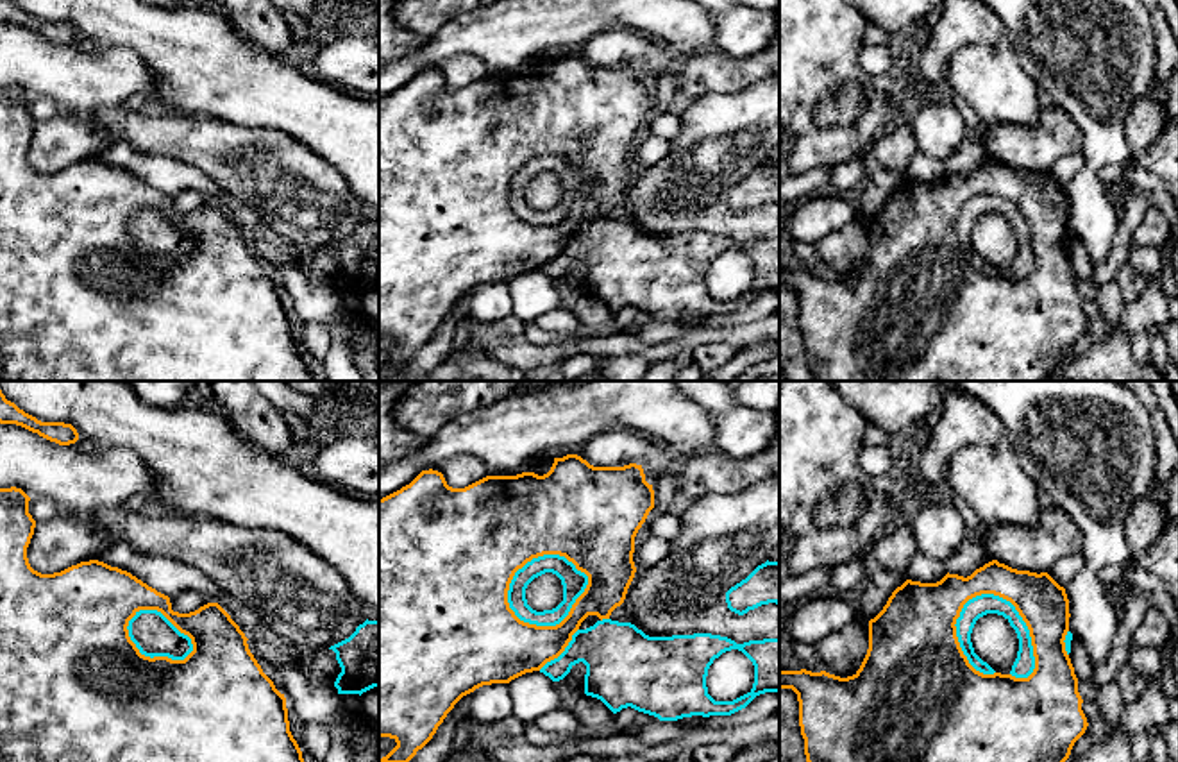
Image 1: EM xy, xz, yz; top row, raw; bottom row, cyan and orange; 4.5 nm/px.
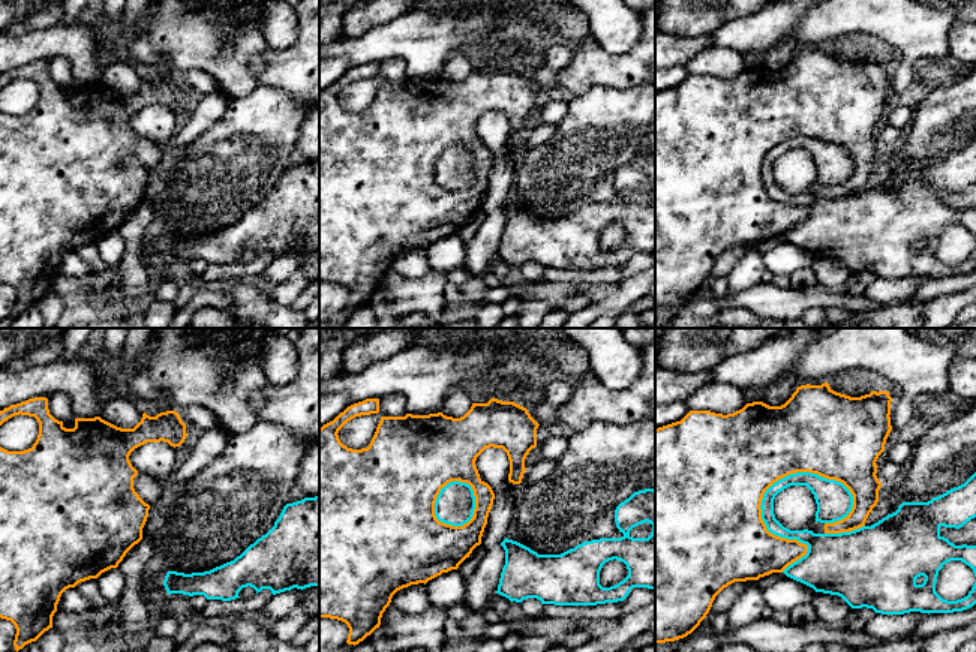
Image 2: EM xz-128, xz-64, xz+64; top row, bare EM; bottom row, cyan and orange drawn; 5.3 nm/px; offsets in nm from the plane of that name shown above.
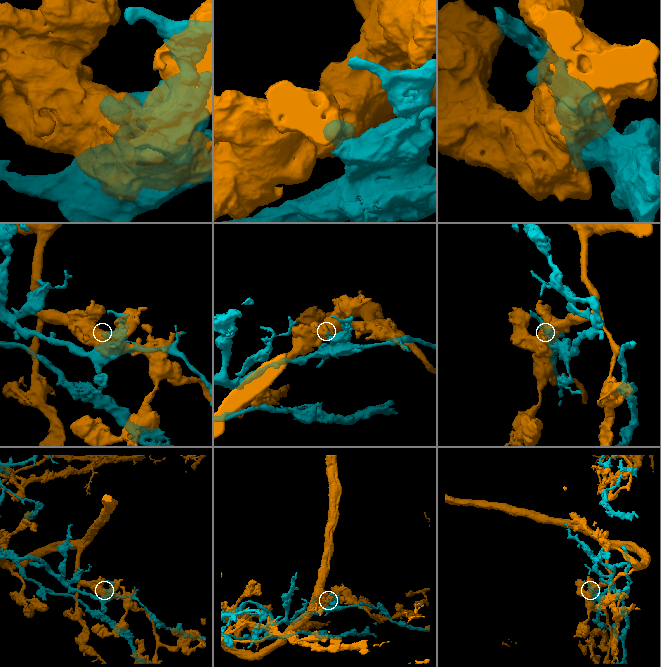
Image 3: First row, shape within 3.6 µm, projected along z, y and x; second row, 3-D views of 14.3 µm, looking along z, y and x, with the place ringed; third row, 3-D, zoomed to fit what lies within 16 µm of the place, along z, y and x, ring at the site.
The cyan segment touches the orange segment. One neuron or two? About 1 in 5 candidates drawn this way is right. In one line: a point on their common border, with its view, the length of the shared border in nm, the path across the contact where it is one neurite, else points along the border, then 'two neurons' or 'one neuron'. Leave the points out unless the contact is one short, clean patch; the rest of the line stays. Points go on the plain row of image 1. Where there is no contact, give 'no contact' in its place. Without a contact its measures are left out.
meets cyan in yz at (1023, 220); contact 440 nm long; two neurons

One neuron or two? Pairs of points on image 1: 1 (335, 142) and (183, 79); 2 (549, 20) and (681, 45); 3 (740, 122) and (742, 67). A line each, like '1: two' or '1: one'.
1: one
2: one
3: two

